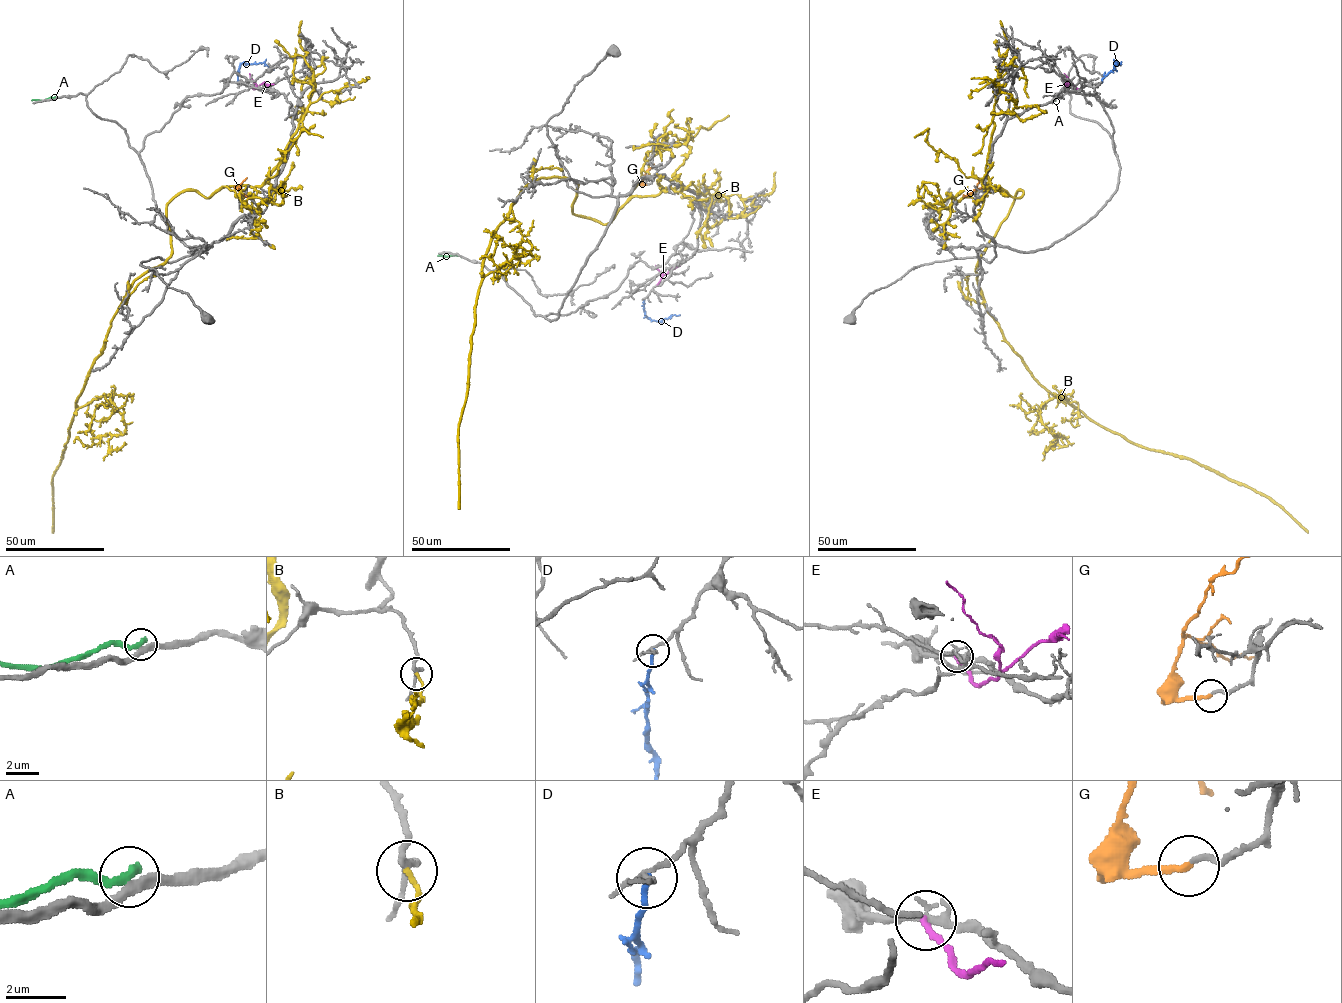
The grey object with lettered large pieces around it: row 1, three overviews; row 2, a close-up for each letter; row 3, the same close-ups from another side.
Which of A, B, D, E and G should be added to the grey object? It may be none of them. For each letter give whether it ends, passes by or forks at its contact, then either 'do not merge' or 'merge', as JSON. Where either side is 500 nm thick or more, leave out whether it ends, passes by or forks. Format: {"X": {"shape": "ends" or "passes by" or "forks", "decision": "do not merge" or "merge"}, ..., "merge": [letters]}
{"A": {"shape": "ends", "decision": "do not merge"}, "B": {"shape": "ends", "decision": "do not merge"}, "D": {"shape": "ends", "decision": "do not merge"}, "E": {"shape": "ends", "decision": "do not merge"}, "G": {"shape": "ends", "decision": "merge"}, "merge": ["G"]}

